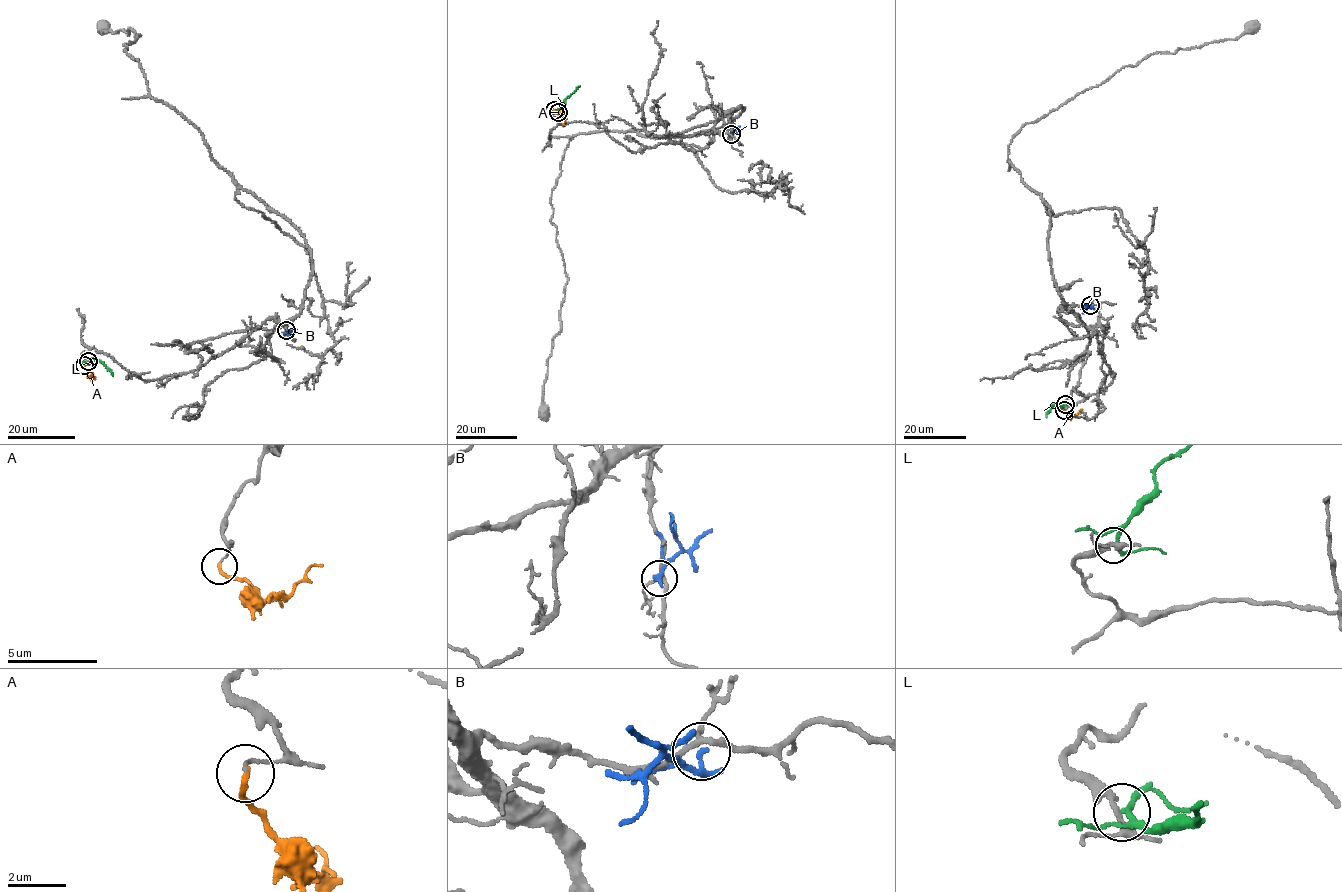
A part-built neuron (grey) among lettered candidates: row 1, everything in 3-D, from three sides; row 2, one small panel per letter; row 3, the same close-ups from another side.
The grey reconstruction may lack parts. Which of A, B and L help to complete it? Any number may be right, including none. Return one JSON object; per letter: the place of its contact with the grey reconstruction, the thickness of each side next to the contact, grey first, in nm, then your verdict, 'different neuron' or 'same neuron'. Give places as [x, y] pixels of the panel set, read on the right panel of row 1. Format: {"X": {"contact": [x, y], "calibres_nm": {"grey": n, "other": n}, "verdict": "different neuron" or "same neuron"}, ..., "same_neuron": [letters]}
{"A": {"contact": [1064, 410], "calibres_nm": {"grey": 90, "other": 200}, "verdict": "different neuron"}, "B": {"contact": [1090, 305], "calibres_nm": {"grey": 180, "other": 160}, "verdict": "different neuron"}, "L": {"contact": [1065, 404], "calibres_nm": {"grey": 200, "other": 160}, "verdict": "different neuron"}, "same_neuron": []}

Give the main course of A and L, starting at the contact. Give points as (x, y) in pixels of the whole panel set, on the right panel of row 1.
A: (1065, 410), (1073, 415), (1082, 409)
L: (1065, 405), (1053, 405), (1047, 417)

